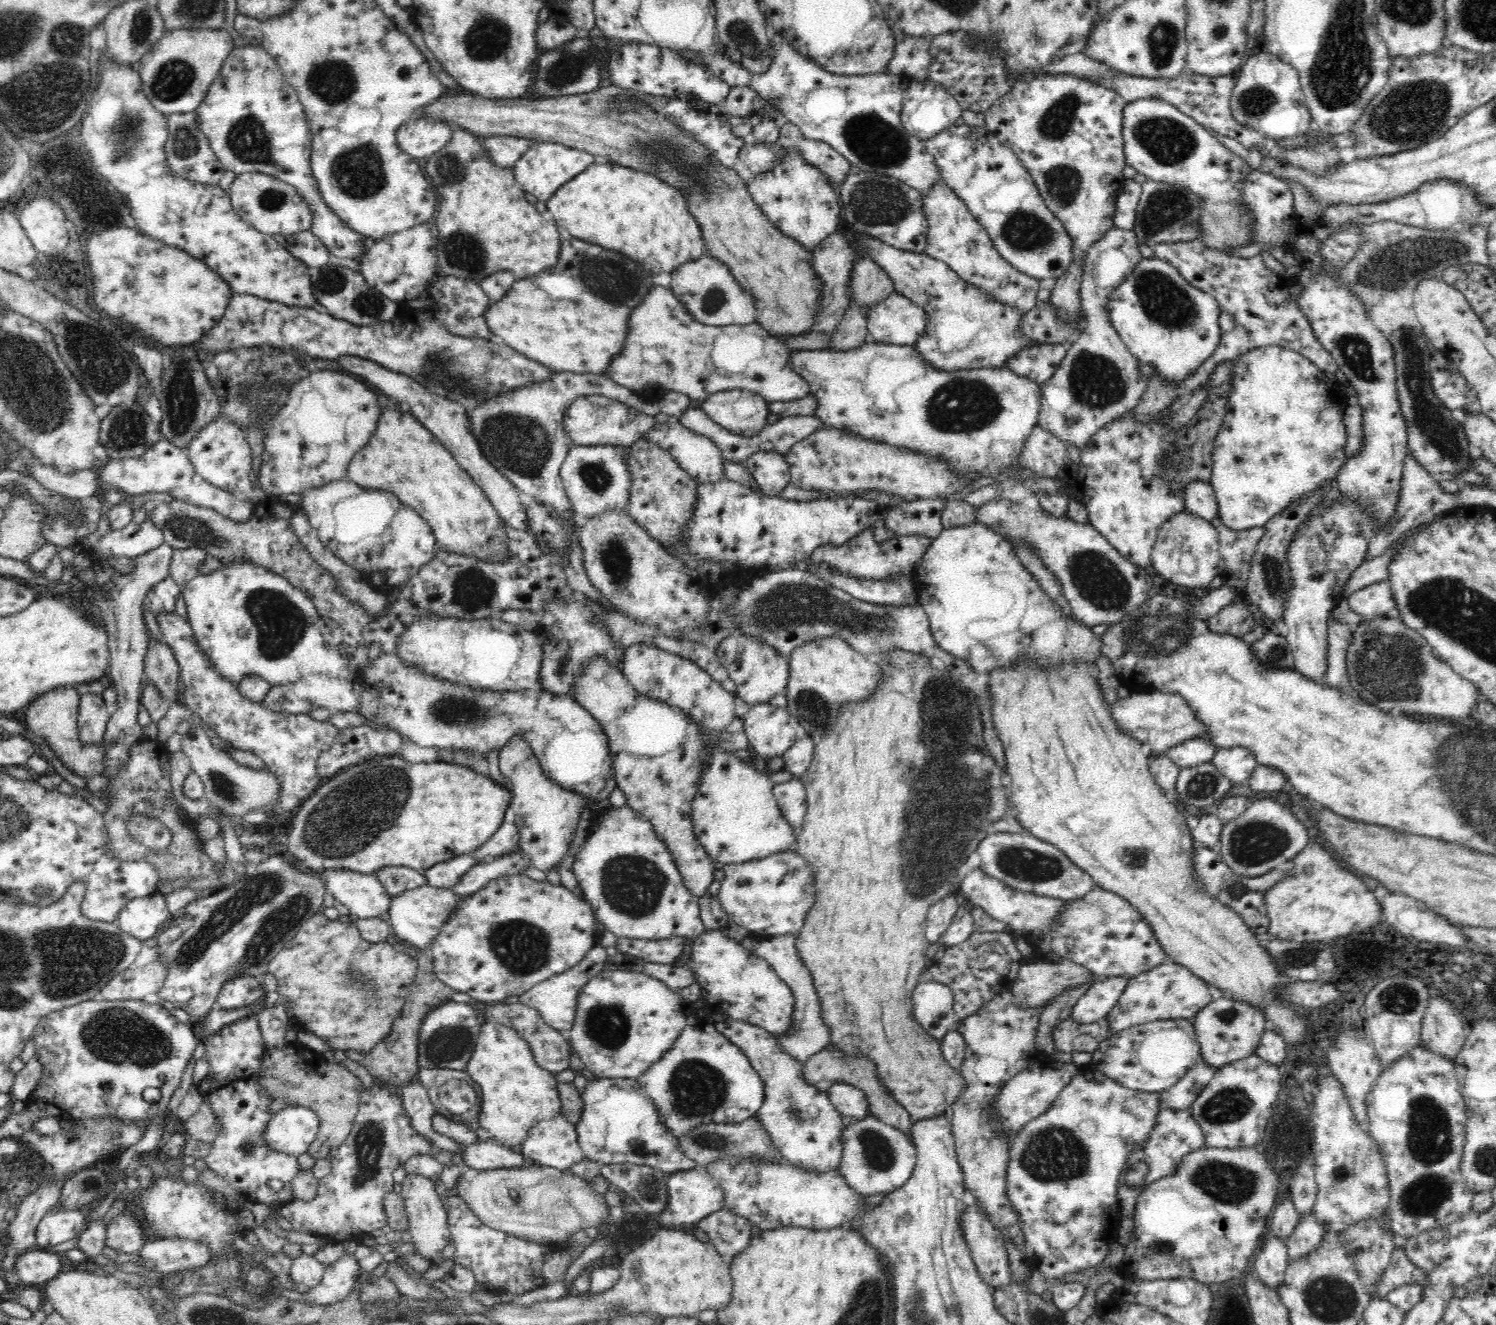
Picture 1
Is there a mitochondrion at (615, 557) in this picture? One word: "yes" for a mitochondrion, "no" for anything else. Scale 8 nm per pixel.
yes

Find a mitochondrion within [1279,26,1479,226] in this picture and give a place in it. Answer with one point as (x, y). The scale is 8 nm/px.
(1410, 113)

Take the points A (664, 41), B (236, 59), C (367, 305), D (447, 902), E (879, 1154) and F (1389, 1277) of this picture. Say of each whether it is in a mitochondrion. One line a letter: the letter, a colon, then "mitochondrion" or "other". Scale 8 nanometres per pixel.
A: other
B: other
C: mitochondrion
D: other
E: mitochondrion
F: other

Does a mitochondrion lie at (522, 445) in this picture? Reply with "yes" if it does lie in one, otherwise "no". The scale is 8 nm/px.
yes

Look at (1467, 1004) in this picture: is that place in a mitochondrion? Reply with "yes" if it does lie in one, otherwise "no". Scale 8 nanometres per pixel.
no

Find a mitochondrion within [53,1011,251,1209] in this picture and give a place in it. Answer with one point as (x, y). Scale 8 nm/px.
(89, 1186)

